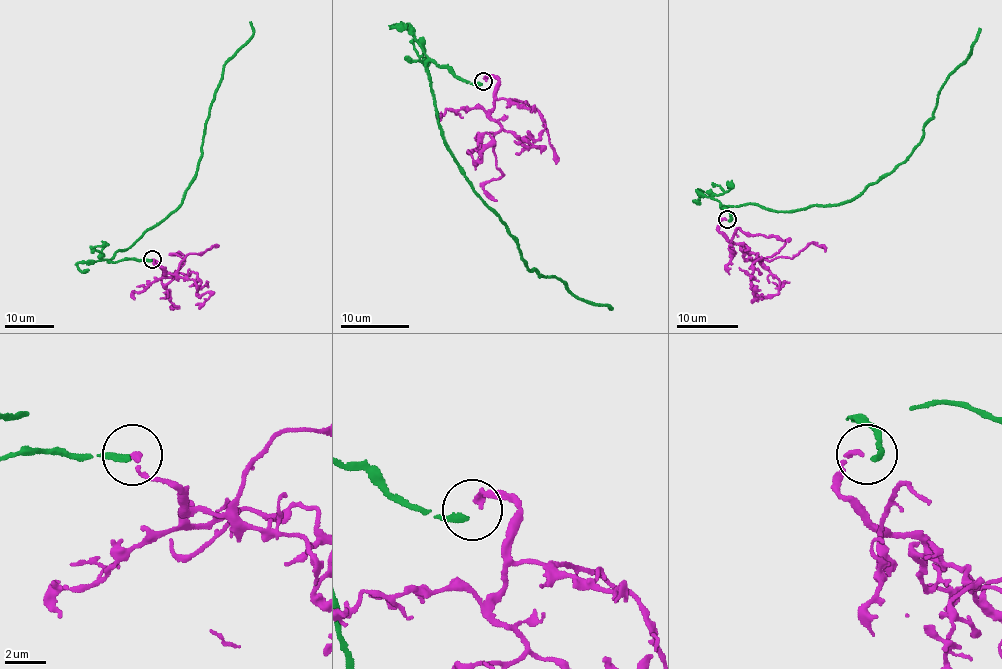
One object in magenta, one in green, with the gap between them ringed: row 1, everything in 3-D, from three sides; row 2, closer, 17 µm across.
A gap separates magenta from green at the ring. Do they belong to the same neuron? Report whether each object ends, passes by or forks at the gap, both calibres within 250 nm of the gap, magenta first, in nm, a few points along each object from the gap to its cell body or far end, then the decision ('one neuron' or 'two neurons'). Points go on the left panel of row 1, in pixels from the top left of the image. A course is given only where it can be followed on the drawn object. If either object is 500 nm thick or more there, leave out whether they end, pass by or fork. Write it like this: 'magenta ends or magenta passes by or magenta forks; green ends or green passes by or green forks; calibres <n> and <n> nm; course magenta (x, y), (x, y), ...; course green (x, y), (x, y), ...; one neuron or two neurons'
magenta ends; green ends; calibres 260 and 280 nm; course magenta (152, 260), (163, 267), (167, 277), (196, 272), (200, 283), (197, 293), (208, 292), (210, 296), (195, 305); course green (151, 260), (108, 261), (181, 202), (195, 177), (204, 124), (223, 66), (252, 34), (250, 22); one neuron

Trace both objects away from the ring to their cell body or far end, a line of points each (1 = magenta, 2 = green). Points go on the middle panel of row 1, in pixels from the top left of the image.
1: (483, 79), (498, 79), (491, 117), (507, 132), (522, 139), (529, 134), (527, 141), (540, 148), (515, 154)
2: (481, 83), (426, 63), (444, 145), (529, 269), (608, 308)

